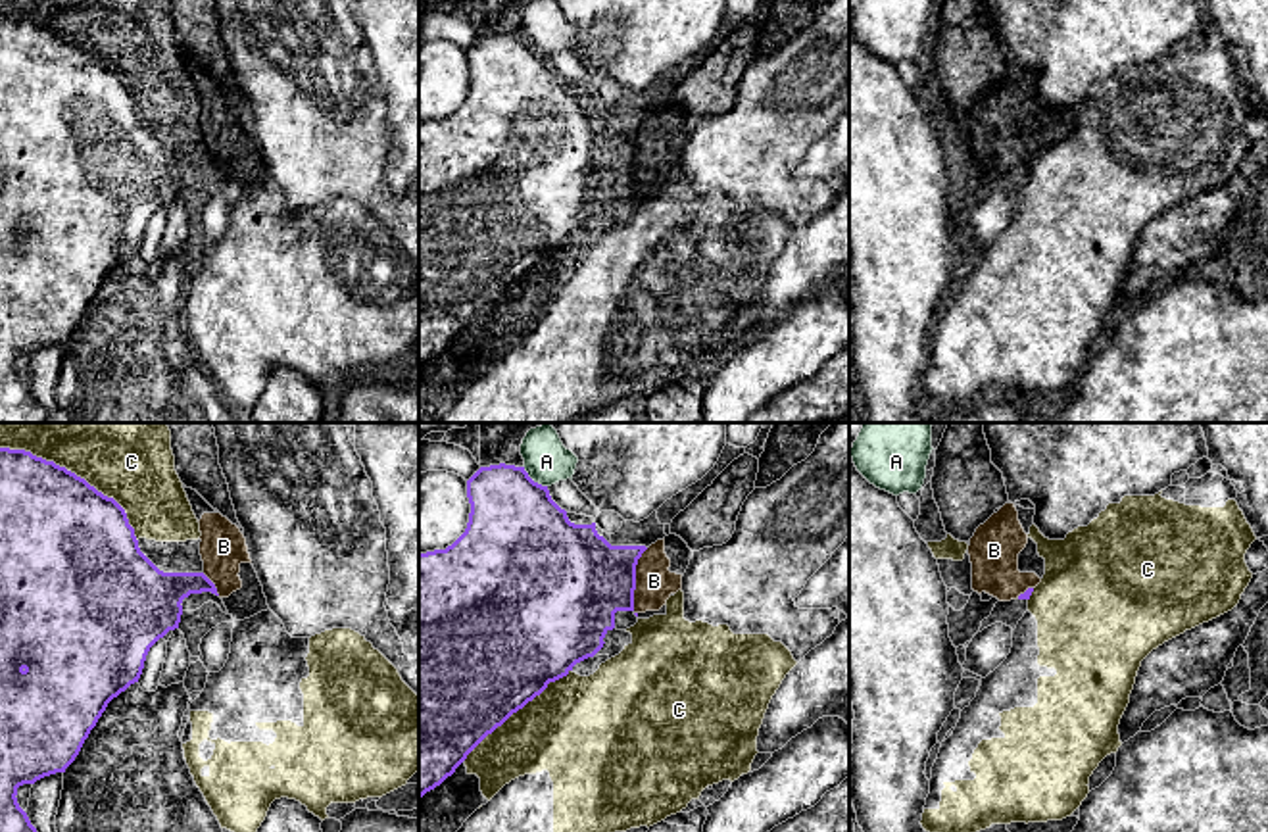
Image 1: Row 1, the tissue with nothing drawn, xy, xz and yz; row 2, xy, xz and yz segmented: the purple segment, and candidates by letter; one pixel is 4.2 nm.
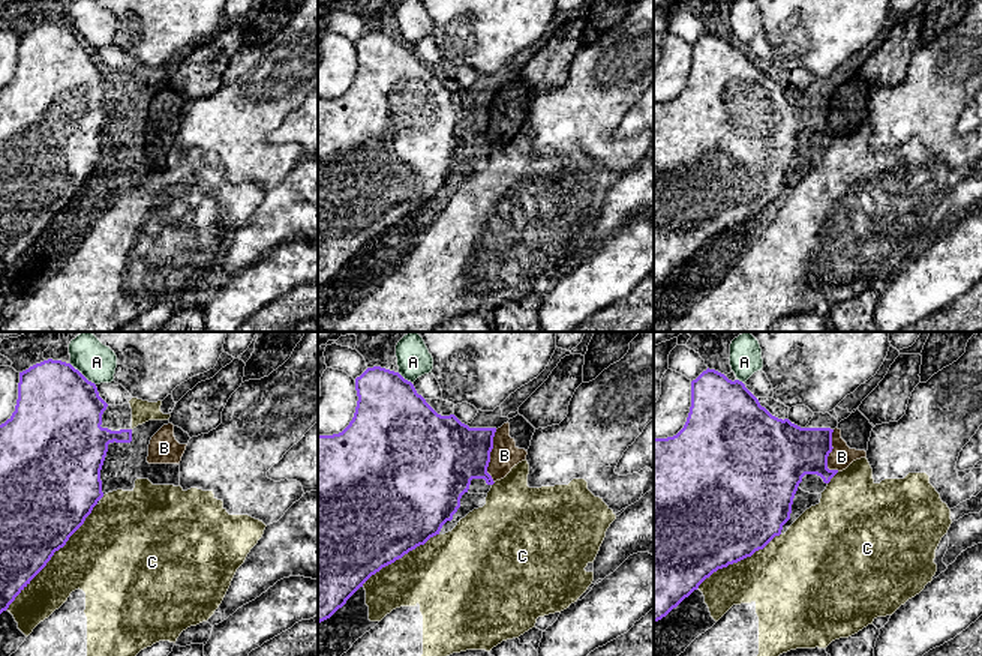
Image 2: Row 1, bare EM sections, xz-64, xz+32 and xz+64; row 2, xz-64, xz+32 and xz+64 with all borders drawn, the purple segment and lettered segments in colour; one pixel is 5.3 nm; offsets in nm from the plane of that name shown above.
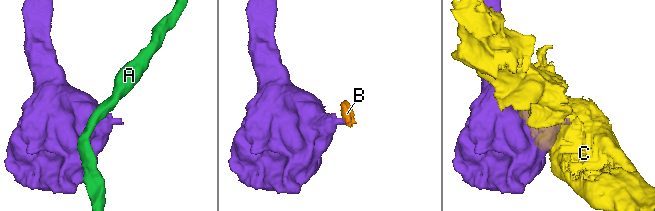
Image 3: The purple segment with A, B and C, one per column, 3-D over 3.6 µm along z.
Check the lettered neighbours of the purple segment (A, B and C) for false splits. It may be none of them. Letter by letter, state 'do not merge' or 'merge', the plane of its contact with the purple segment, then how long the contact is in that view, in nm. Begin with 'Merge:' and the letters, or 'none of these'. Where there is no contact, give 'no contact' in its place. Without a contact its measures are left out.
Merge: none of these
A: do not merge; contact in xz; length 140 nm
B: do not merge; contact in xz; length 280 nm
C: do not merge; contact in xy; length 700 nm

